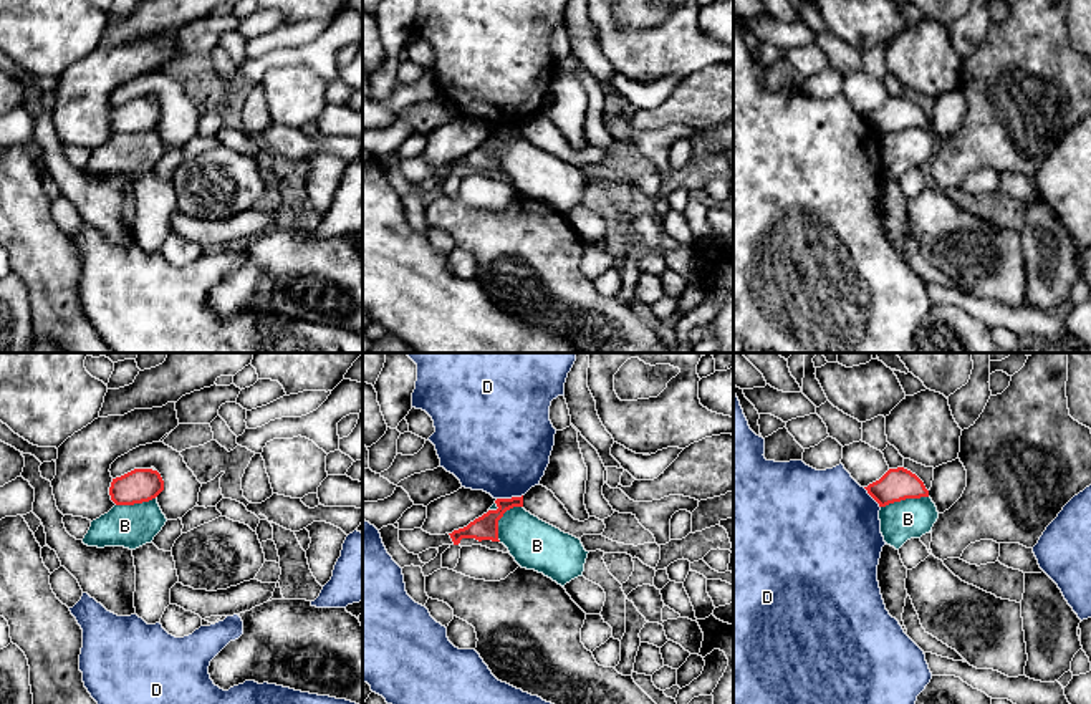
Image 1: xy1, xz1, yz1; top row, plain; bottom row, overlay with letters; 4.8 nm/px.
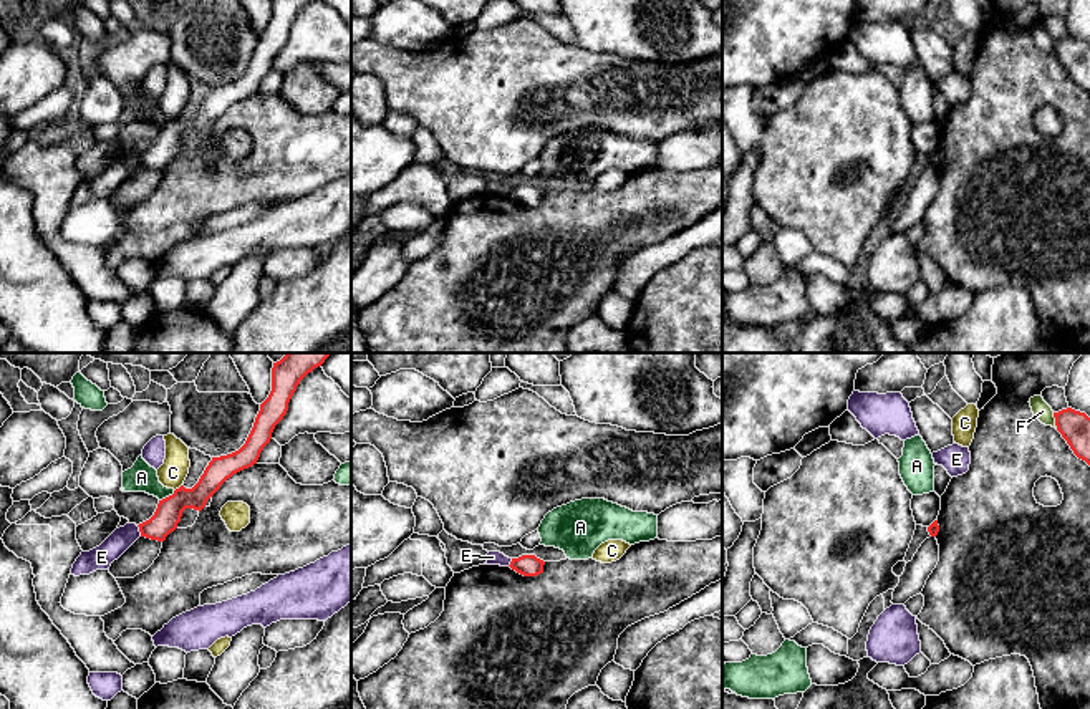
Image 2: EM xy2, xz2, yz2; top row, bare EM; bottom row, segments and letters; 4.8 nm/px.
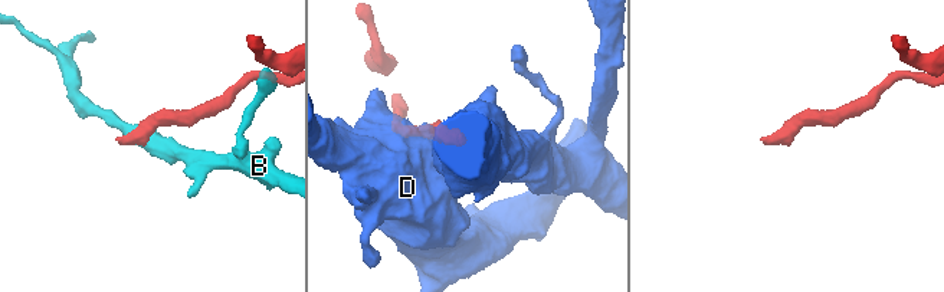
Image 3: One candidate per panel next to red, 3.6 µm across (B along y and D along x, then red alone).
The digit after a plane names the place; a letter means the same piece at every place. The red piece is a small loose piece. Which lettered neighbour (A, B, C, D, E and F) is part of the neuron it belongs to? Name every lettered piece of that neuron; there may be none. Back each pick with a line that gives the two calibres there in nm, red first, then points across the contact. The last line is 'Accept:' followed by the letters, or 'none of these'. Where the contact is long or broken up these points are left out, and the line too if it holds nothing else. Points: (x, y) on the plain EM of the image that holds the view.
Accept: none of these

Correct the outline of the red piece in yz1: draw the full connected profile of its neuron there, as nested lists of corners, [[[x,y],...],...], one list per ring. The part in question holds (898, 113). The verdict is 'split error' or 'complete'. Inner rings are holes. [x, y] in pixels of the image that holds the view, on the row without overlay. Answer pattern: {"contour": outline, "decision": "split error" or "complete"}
{"contour": [[[904,96],[889,98],[879,109],[864,118],[879,133],[879,136],[906,128],[929,126],[929,119],[924,111]]], "decision": "complete"}

